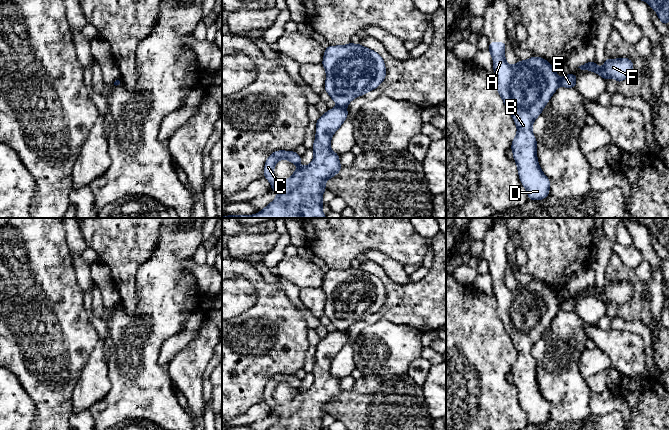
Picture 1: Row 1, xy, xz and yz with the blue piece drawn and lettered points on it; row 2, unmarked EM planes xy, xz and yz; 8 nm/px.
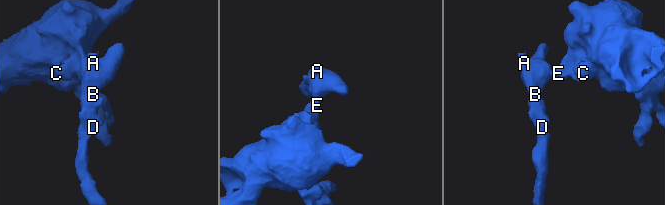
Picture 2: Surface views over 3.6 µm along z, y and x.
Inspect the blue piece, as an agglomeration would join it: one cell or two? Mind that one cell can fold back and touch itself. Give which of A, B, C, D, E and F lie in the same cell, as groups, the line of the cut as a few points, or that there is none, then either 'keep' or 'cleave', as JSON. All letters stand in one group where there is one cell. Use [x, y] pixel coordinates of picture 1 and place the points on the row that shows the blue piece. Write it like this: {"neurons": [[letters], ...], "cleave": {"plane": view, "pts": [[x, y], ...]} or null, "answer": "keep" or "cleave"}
{"neurons": [["A", "B", "D"], ["C", "E", "F"]], "cleave": {"plane": "xz", "pts": [[338, 105], [345, 108]]}, "answer": "cleave"}

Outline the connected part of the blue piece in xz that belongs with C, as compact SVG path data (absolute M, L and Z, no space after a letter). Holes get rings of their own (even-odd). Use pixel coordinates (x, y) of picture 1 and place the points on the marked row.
M337 106L333 109L328 109L316 121L316 136L312 148L314 157L308 166L302 167L300 165L301 156L295 151L278 150L269 155L265 162L263 178L270 182L271 190L277 192L277 197L257 214L226 215L222 218L326 218L326 214L322 211L322 195L327 190L325 182L338 174L342 168L339 162L340 155L331 150L330 143L333 134L341 127L347 117L347 109ZM282 159L287 159L298 166L292 176L284 181L277 180L274 177L275 164Z

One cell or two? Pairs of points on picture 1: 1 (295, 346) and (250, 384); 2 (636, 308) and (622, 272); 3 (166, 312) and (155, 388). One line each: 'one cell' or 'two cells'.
1: one cell
2: one cell
3: one cell

